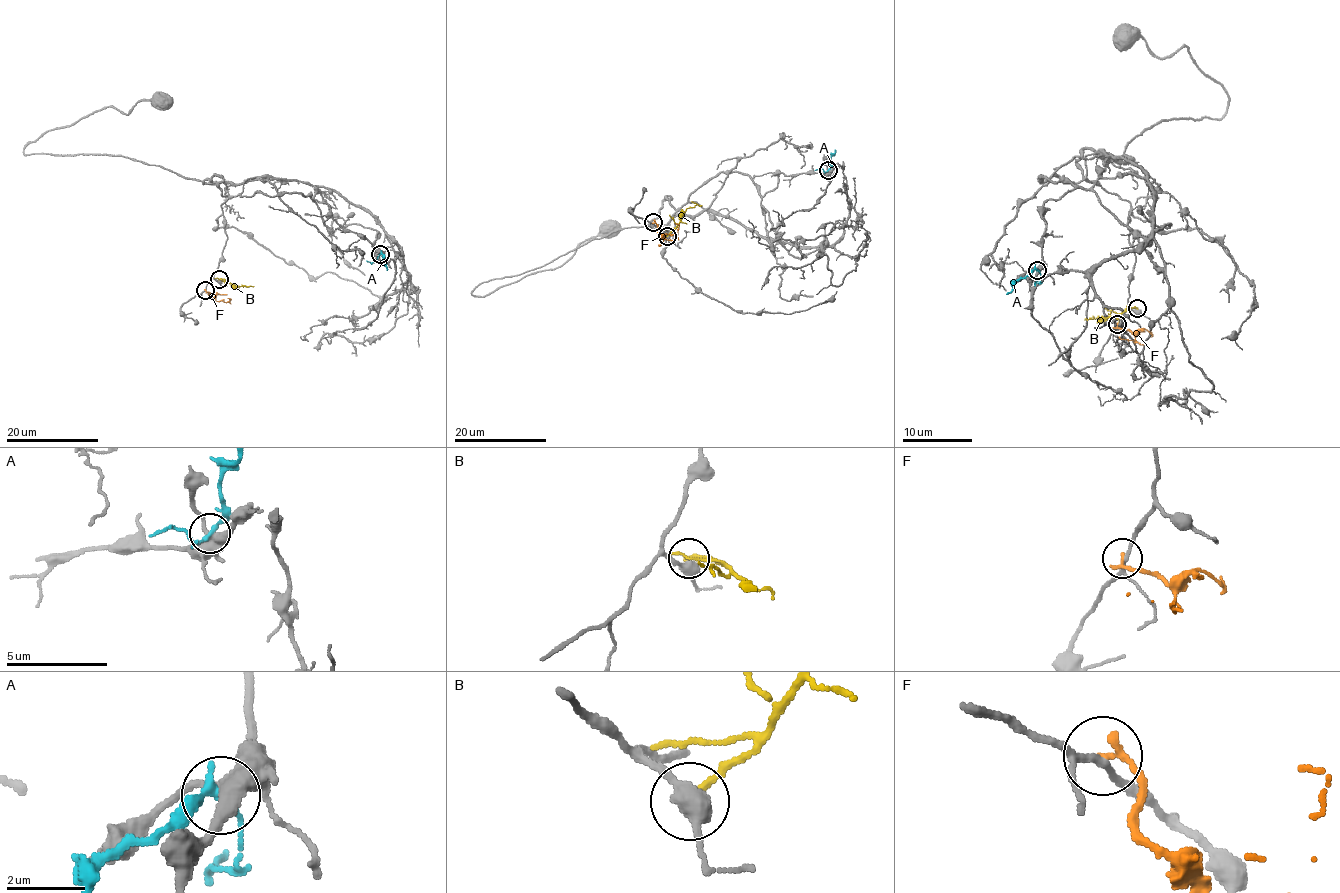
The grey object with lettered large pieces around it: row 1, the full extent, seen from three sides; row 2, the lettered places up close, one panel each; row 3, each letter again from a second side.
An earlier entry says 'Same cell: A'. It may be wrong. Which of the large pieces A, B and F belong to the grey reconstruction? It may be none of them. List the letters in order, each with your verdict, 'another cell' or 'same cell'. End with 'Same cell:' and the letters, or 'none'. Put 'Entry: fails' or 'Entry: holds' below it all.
A: another cell
B: another cell
F: another cell
Same cell: none
Entry: fails

